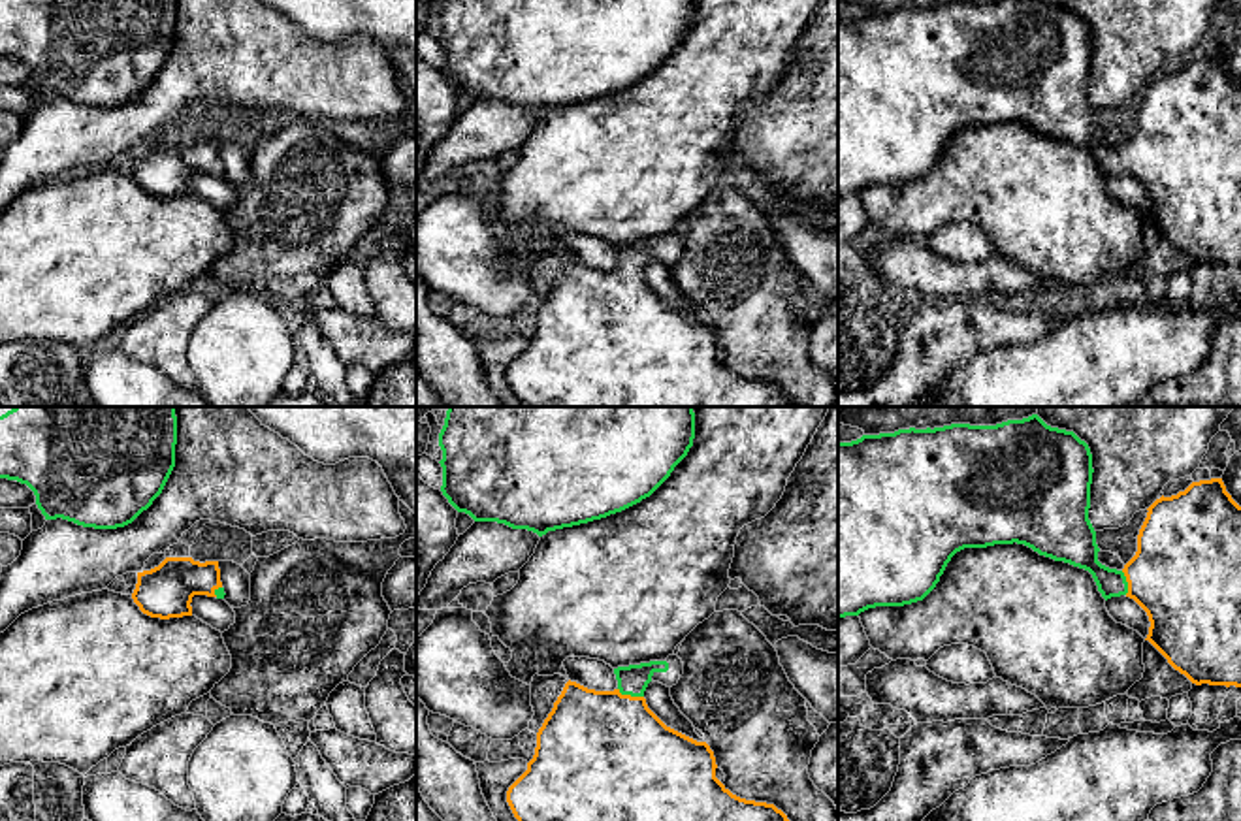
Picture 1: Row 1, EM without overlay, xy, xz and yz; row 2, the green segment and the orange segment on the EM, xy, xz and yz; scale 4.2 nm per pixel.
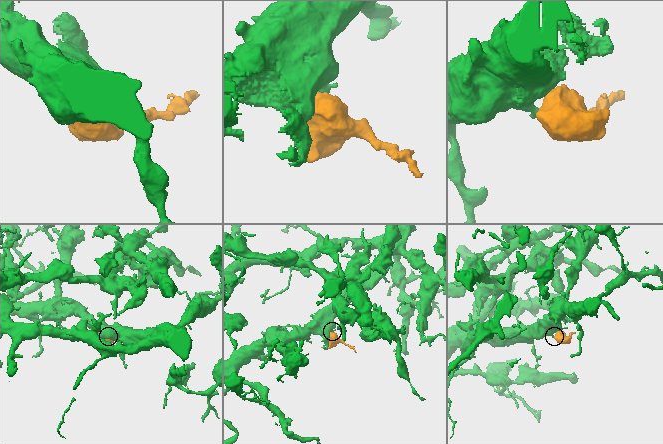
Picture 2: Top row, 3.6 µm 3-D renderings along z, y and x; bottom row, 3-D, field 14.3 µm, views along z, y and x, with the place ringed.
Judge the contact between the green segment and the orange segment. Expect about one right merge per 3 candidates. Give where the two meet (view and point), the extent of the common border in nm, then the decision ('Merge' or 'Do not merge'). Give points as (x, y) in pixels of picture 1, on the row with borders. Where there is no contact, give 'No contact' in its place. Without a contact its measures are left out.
Touches green at xz (629, 693). Shared border 120 nm. Merge

